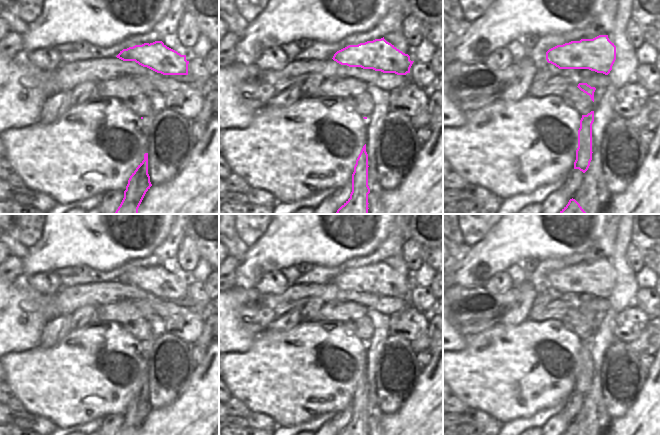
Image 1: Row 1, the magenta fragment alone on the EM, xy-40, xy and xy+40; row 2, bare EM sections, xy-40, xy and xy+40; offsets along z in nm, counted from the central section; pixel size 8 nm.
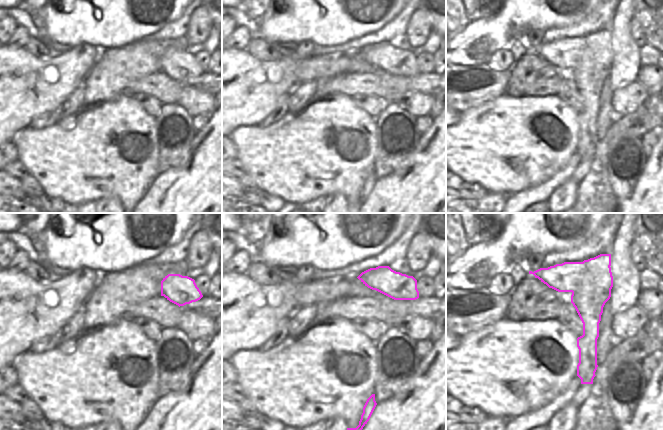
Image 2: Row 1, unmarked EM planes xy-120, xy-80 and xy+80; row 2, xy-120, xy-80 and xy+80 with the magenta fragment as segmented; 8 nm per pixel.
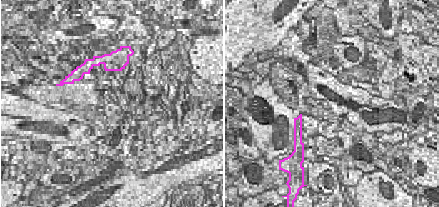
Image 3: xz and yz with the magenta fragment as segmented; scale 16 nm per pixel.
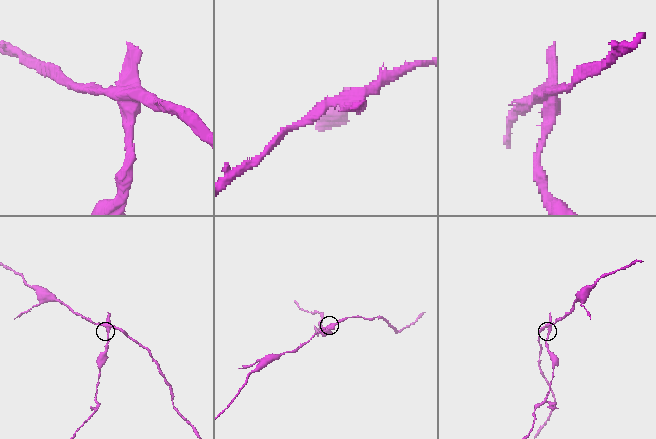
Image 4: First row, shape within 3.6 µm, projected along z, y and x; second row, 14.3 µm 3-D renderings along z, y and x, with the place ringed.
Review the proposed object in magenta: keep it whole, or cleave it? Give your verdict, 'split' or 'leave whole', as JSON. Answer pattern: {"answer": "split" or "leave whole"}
{"answer": "split"}

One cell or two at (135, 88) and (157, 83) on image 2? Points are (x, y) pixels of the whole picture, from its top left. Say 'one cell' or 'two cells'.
one cell

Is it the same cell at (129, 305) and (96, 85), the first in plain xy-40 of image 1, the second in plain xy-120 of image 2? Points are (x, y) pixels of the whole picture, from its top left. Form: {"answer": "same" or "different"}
{"answer": "different"}

